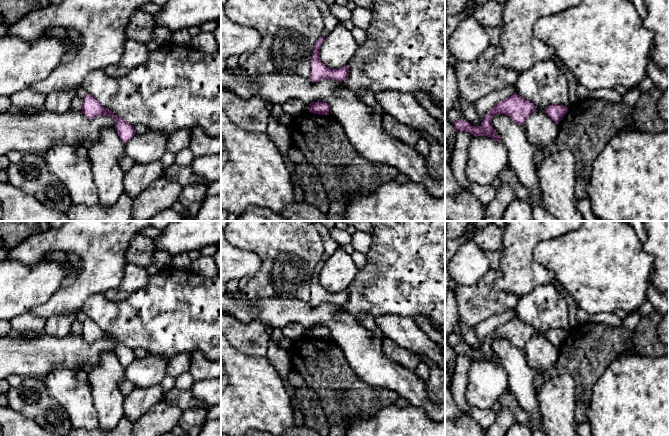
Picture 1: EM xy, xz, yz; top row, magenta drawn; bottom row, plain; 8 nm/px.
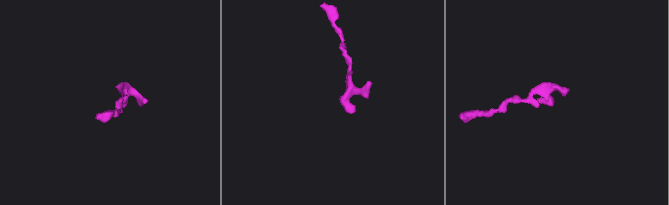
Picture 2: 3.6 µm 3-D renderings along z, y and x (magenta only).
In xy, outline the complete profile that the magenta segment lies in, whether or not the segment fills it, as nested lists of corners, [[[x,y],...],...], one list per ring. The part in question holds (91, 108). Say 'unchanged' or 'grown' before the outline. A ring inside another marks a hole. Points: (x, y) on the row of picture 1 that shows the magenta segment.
unchanged; [[[86,94],[83,98],[82,113],[89,119],[94,119],[101,115],[107,115],[115,120],[115,129],[119,138],[127,143],[134,135],[134,126],[122,118],[116,116],[112,111],[103,107],[92,95]]]

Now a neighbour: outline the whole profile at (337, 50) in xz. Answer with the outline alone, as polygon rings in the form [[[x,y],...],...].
[[[339,23],[324,39],[319,57],[329,69],[342,68],[352,60],[358,44],[350,30]]]

